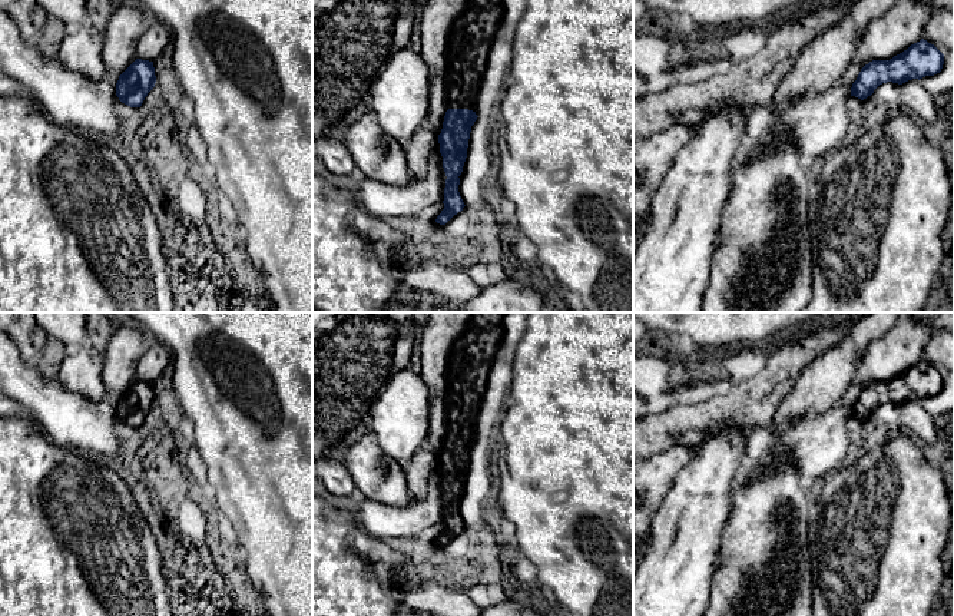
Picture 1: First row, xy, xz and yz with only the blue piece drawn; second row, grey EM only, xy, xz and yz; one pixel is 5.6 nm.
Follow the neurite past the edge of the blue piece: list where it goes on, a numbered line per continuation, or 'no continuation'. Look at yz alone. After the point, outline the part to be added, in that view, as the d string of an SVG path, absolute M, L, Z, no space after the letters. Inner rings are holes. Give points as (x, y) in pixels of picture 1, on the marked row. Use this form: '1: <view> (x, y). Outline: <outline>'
no continuation

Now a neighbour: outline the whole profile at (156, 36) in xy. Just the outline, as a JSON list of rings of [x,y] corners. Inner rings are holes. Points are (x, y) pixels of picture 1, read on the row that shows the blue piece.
[[[150,17],[146,30],[138,40],[136,59],[153,62],[162,53],[165,46],[172,40],[168,26]]]

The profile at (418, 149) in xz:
[[[424,123],[414,132],[411,139],[404,145],[407,168],[411,178],[425,178],[428,160],[433,155],[437,140],[438,135]]]

